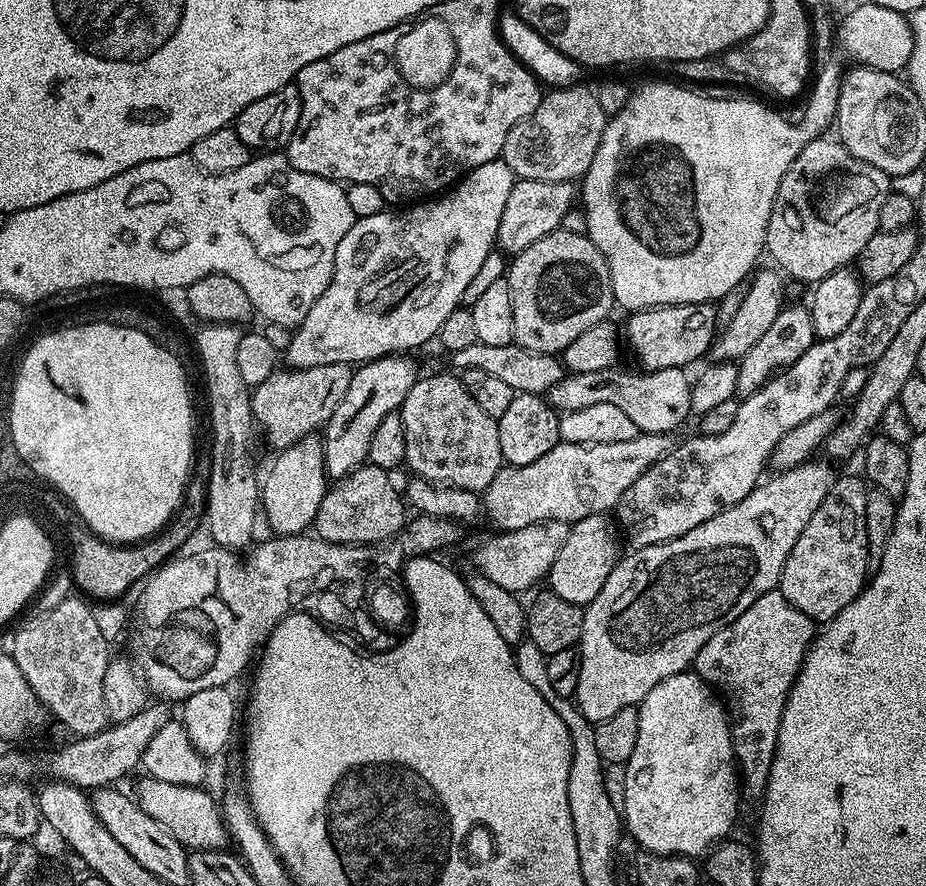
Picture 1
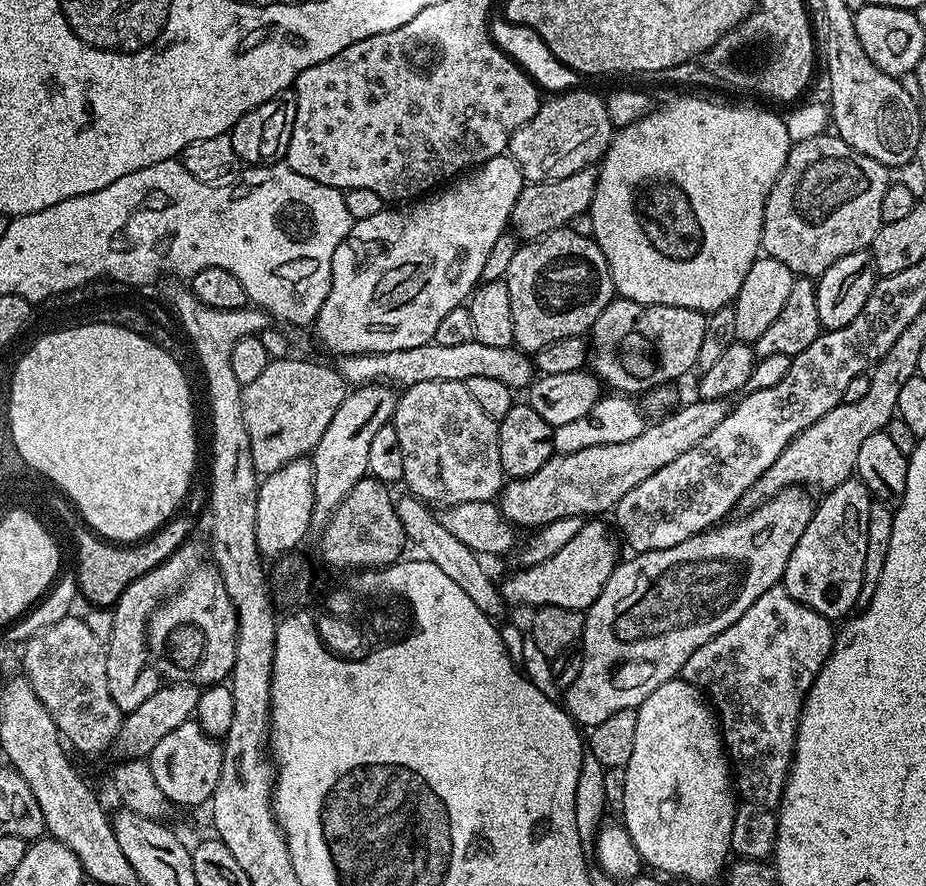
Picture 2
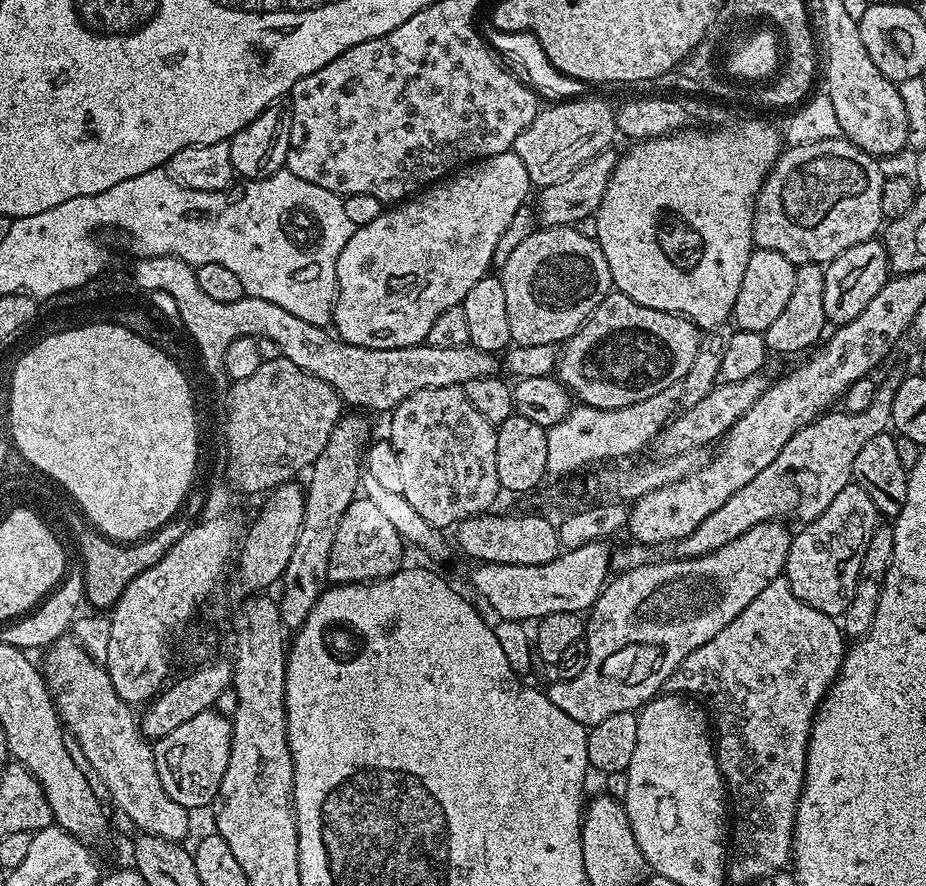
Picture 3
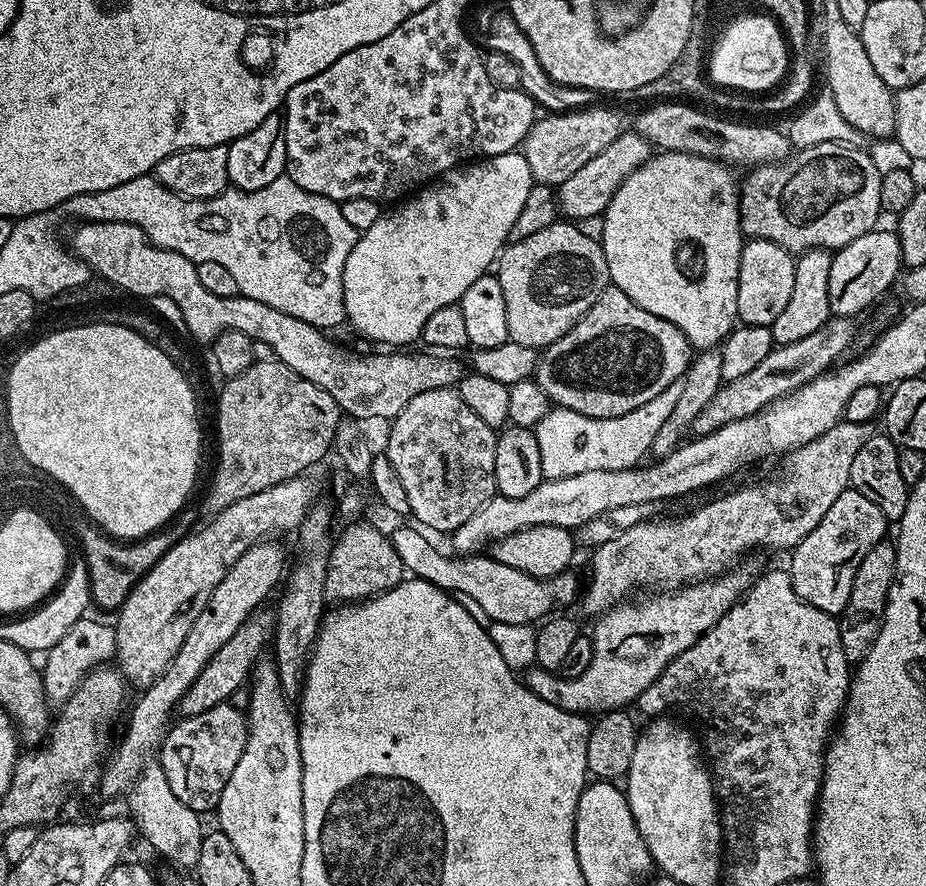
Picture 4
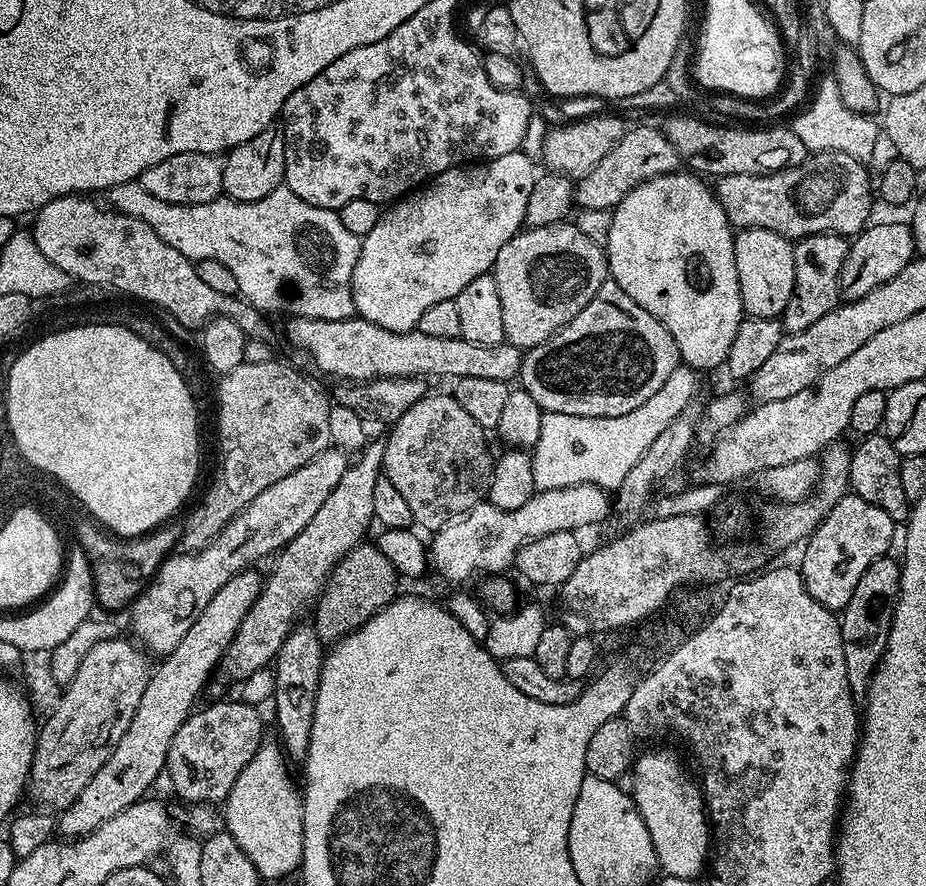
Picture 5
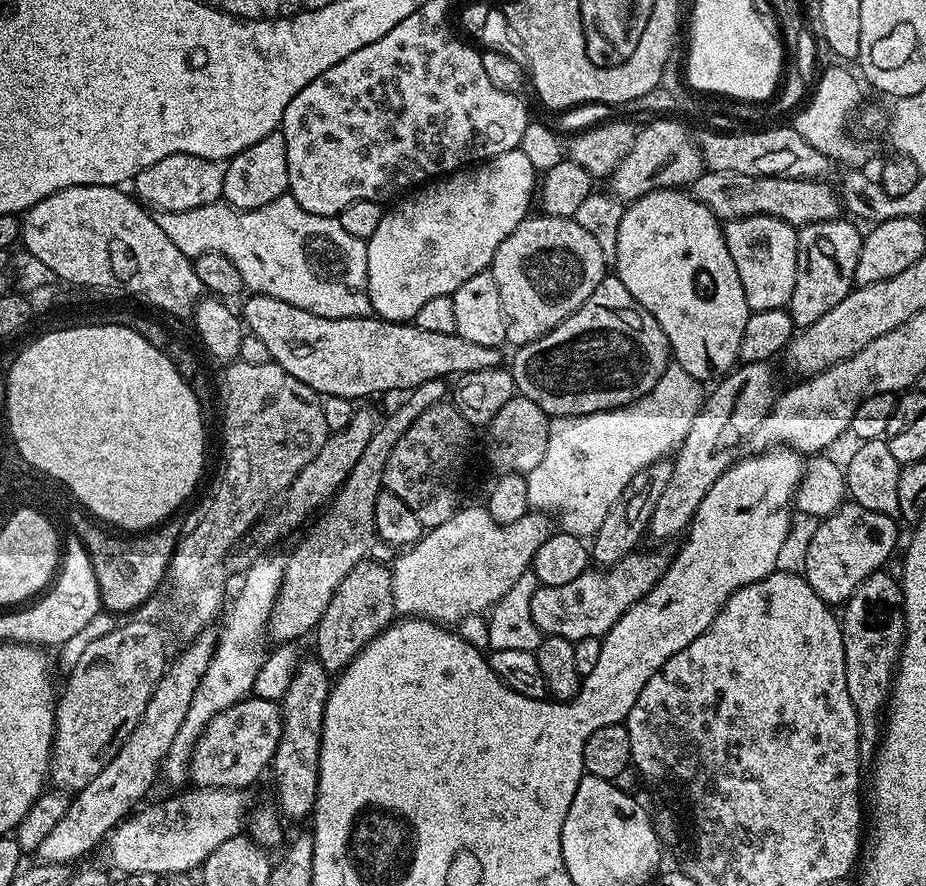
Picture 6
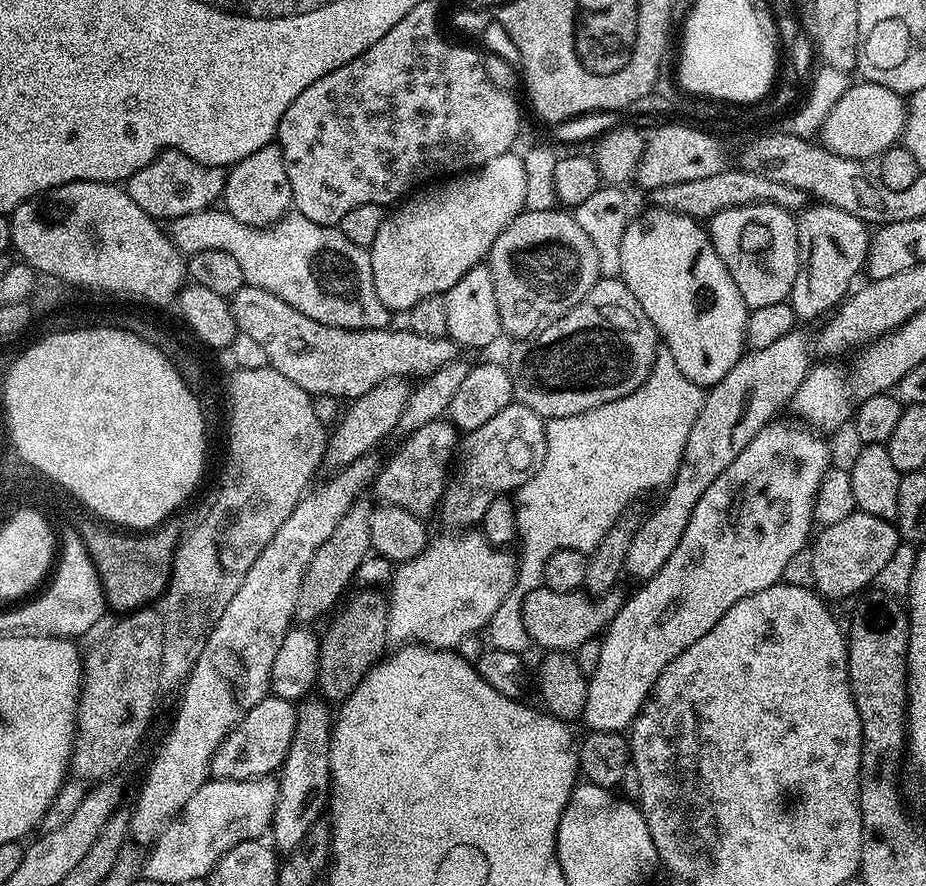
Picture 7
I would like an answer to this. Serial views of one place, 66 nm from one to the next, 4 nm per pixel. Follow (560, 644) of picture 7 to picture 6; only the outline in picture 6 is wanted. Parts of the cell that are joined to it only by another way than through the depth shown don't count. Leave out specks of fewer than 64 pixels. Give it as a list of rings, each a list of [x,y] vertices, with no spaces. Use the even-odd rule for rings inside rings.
[[[635,550],[629,553],[616,565],[593,567],[589,571],[578,574],[578,578],[574,578],[574,582],[566,582],[566,586],[537,587],[534,598],[530,602],[530,616],[534,626],[538,626],[538,630],[544,636],[557,636],[573,642],[591,636],[603,638],[620,621],[622,616],[630,610],[630,606],[639,602],[659,582],[662,574],[669,566],[669,553],[642,551]]]

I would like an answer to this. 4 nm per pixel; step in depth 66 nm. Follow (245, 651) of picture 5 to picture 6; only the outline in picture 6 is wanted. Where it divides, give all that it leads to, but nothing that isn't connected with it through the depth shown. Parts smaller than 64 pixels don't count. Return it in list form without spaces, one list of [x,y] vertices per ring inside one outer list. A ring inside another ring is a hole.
[[[444,380],[422,382],[422,386],[411,389],[403,397],[405,400],[385,420],[383,417],[377,423],[374,438],[370,438],[366,450],[362,450],[362,458],[358,458],[344,485],[323,509],[324,517],[313,526],[312,533],[292,553],[287,553],[282,586],[266,625],[267,639],[269,636],[273,645],[291,644],[307,632],[308,635],[315,633],[342,578],[346,578],[346,574],[350,574],[350,570],[354,570],[354,566],[358,566],[358,562],[369,555],[372,544],[378,540],[374,526],[374,502],[384,488],[383,471],[386,470],[386,462],[390,461],[391,451],[424,411],[436,404],[445,403],[449,392],[449,385]]]

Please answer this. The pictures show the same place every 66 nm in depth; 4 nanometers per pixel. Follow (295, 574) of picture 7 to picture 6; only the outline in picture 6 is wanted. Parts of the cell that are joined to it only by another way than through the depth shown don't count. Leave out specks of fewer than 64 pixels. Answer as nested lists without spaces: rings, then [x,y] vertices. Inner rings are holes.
[[[276,550],[269,551],[249,564],[246,571],[243,573],[244,585],[240,588],[240,593],[236,596],[236,601],[231,604],[227,612],[223,615],[222,621],[224,625],[218,628],[218,635],[216,638],[216,649],[210,658],[210,666],[206,666],[206,674],[202,674],[202,682],[198,682],[198,690],[194,690],[194,702],[190,702],[190,710],[186,714],[186,719],[182,721],[182,726],[178,730],[178,735],[174,738],[174,743],[171,744],[170,750],[166,754],[162,765],[163,779],[168,779],[172,784],[189,783],[188,779],[188,763],[192,757],[194,746],[198,742],[200,735],[206,730],[208,723],[212,721],[222,710],[226,710],[231,704],[237,704],[239,700],[247,700],[249,696],[253,695],[253,688],[255,686],[255,678],[258,677],[258,672],[266,657],[266,649],[260,645],[260,636],[262,640],[262,633],[265,631],[268,623],[268,615],[276,601],[278,590],[282,586],[282,578],[284,577],[284,561],[283,555],[279,556]]]

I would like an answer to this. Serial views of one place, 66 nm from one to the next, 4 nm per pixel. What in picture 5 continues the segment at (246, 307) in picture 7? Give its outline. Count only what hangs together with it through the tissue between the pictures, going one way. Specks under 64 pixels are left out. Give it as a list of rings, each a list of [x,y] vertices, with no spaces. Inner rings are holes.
[[[294,316],[287,321],[284,332],[296,348],[301,348],[312,359],[320,372],[340,380],[336,382],[363,382],[385,380],[399,376],[452,376],[453,381],[462,378],[491,378],[493,382],[512,382],[519,377],[524,362],[524,352],[507,342],[494,346],[482,346],[482,342],[470,342],[458,338],[430,338],[419,330],[394,332],[382,330],[369,320],[315,320]]]

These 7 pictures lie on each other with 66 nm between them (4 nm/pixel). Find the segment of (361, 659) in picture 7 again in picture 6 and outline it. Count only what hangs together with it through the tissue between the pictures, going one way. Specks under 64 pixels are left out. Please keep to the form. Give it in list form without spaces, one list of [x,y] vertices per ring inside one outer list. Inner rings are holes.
[[[365,558],[342,578],[338,590],[334,590],[334,598],[330,598],[330,606],[326,606],[326,614],[318,622],[314,639],[316,639],[315,659],[320,661],[329,674],[339,674],[345,666],[362,651],[362,649],[393,623],[397,615],[392,597],[392,569],[387,563],[380,563]]]

